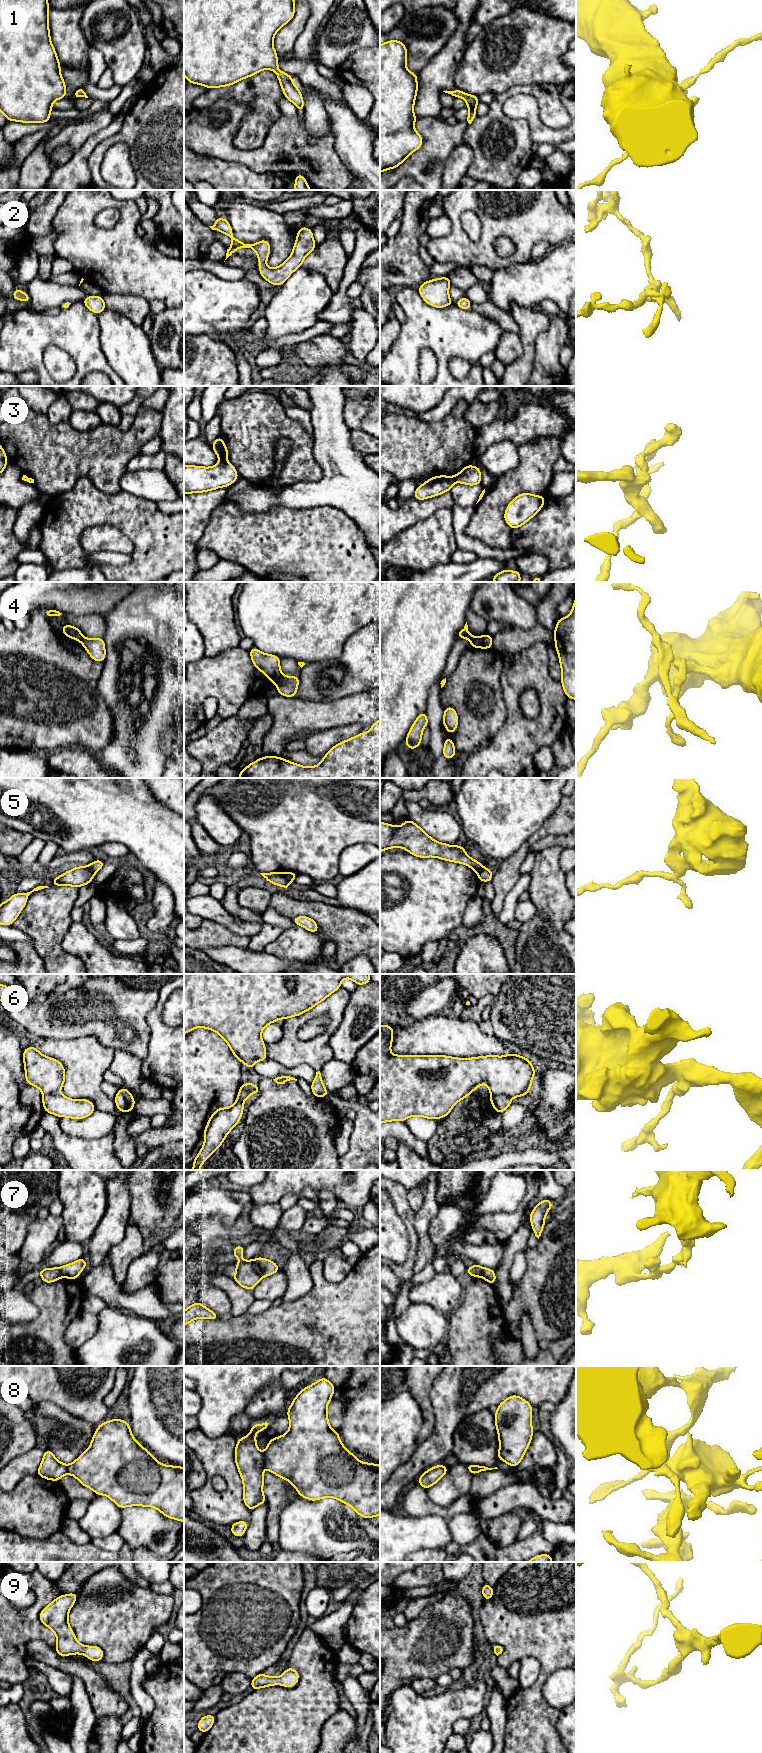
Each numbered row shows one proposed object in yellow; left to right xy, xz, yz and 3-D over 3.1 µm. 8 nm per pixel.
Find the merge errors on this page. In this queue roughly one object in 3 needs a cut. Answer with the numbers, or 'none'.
3, 4, 5, 6, 7, 8

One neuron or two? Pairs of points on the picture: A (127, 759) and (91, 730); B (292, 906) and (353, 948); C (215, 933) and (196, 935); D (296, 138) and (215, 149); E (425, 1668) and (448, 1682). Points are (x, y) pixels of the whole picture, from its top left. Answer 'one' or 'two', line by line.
A: two
B: one
C: one
D: one
E: two

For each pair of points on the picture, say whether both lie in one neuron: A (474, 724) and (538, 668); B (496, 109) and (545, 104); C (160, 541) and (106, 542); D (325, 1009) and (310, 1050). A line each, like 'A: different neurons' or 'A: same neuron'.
A: different neurons
B: same neuron
C: different neurons
D: same neuron

